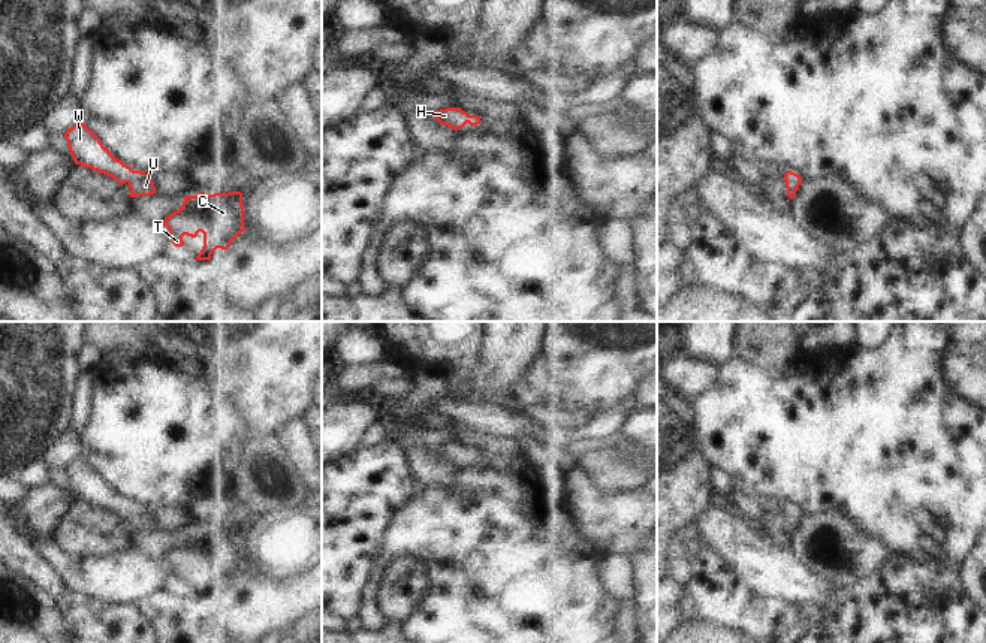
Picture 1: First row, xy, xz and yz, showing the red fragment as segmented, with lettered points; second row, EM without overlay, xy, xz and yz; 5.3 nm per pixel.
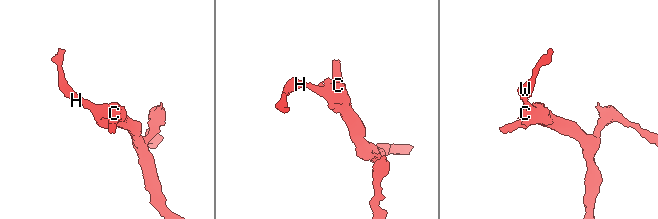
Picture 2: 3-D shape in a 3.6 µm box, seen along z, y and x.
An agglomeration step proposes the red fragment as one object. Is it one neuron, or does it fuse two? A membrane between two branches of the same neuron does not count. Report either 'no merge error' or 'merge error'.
no merge error

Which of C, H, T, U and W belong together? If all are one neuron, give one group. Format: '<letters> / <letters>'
C H T U W

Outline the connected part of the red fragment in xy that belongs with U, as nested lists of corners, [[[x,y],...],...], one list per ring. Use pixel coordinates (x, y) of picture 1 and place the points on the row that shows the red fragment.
[[[82,123],[70,127],[64,138],[75,164],[90,167],[114,178],[118,184],[129,184],[130,197],[150,196],[156,193],[151,176],[142,170],[133,170],[115,159],[100,139]]]

